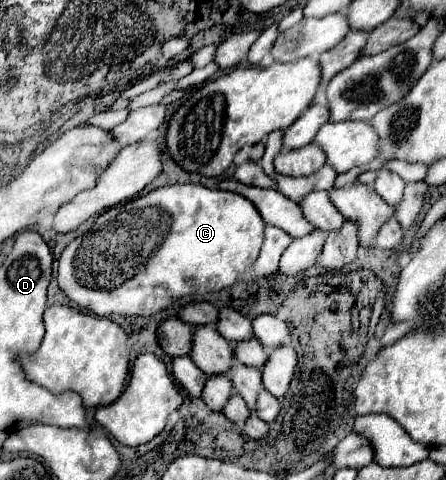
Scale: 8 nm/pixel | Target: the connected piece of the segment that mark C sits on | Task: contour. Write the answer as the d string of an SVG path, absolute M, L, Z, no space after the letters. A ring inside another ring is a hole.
M171 185L171 187L161 187L161 189L155 189L143 197L137 197L137 199L131 199L127 201L125 205L119 205L119 207L113 207L105 213L101 213L93 227L73 239L65 251L61 253L59 257L59 271L57 271L57 281L59 281L59 287L65 291L65 295L75 301L79 307L83 309L89 309L93 311L95 315L111 315L111 313L119 313L119 315L153 315L169 305L173 305L175 301L179 301L181 297L185 295L205 295L205 293L213 293L213 291L221 291L221 289L227 289L231 285L235 285L239 281L239 275L249 269L257 255L259 255L259 249L261 249L261 243L263 243L263 229L265 229L265 223L261 219L261 215L257 215L257 209L253 207L253 203L249 199L245 199L243 195L237 195L237 193L229 193L229 191L221 191L221 189L209 189L209 187L203 187L203 185Z

